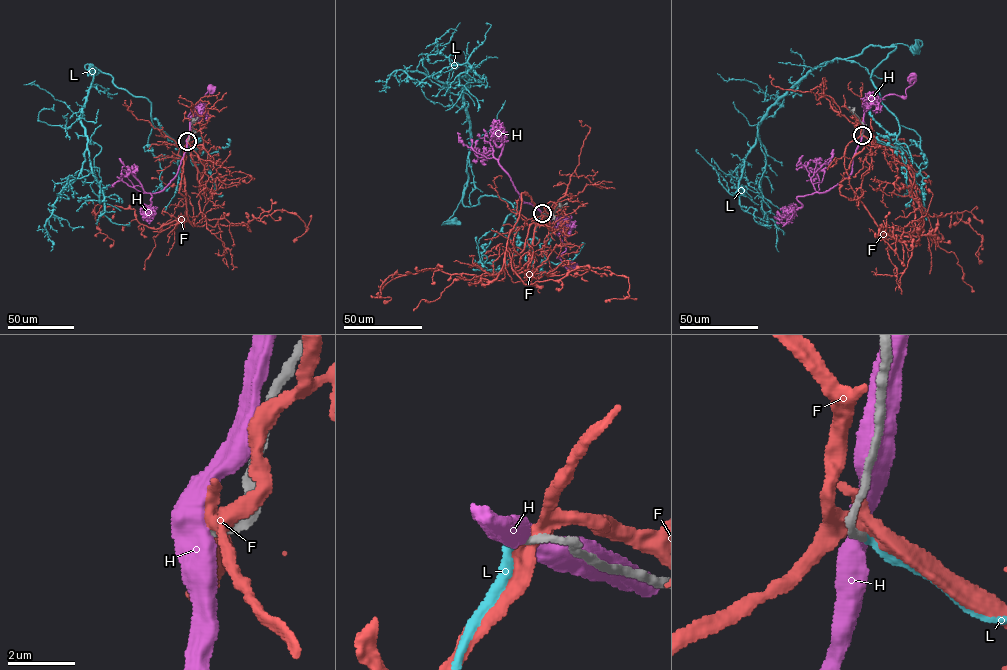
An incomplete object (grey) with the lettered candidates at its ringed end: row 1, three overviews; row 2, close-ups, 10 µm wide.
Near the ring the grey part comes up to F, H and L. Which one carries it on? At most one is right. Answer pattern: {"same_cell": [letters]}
{"same_cell": ["L"]}

